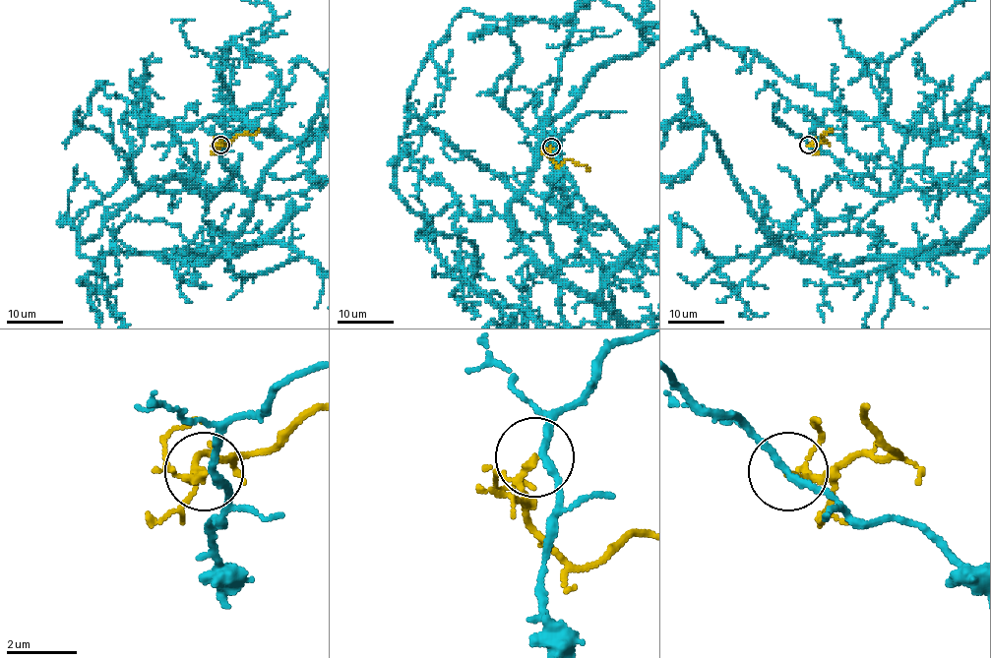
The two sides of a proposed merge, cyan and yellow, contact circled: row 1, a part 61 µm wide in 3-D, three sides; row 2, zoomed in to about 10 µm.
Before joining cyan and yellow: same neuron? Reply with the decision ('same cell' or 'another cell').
another cell

